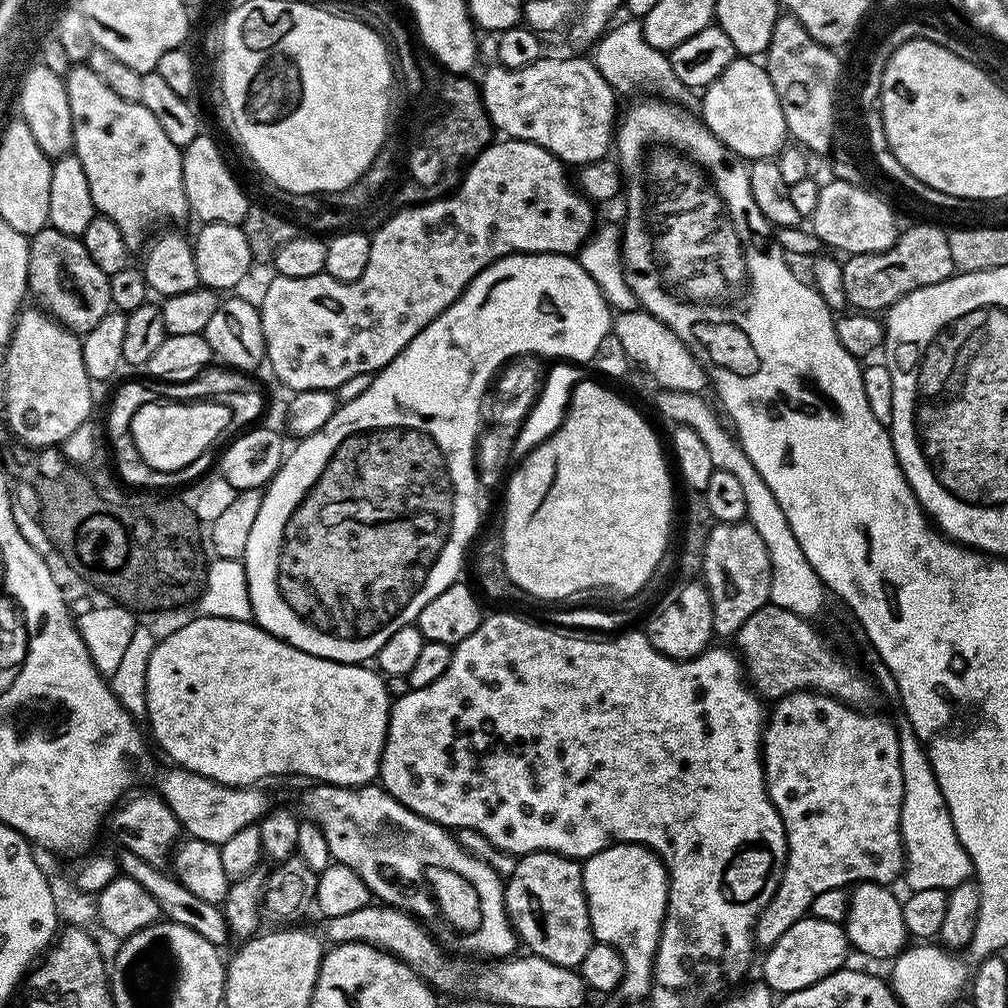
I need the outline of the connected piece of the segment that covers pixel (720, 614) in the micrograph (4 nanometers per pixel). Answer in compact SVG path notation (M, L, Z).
M747 522L738 524L716 524L708 535L704 551L702 583L708 589L714 622L712 631L717 637L735 637L736 631L754 614L754 610L769 603L770 554L766 554L766 542L762 542L762 534L754 530Z

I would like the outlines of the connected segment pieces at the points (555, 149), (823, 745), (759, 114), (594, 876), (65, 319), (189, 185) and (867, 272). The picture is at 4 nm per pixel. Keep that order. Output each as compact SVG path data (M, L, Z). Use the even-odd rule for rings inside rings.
M541 56L530 66L514 69L493 64L480 85L488 117L505 137L532 141L550 150L565 165L574 164L576 168L609 155L614 142L618 94L591 59Z
M791 692L789 696L782 696L771 705L770 715L764 725L764 739L762 741L762 759L764 761L764 786L768 790L770 802L778 810L782 818L782 826L786 830L786 842L788 843L788 857L784 863L784 873L780 879L778 890L774 898L760 911L756 917L754 940L761 949L767 950L772 944L778 942L778 938L794 926L796 922L807 917L812 911L814 898L825 890L835 888L847 889L861 882L866 884L891 885L891 880L900 880L906 867L904 859L904 842L900 838L900 815L902 814L902 798L904 787L902 786L902 762L900 761L900 733L897 725L883 720L880 716L871 716L871 711L851 708L832 696L826 696L819 692Z
M738 58L718 74L718 78L703 89L704 124L725 146L745 161L775 157L789 139L782 102L770 82L768 69L752 58Z
M611 844L606 850L587 857L584 870L584 893L588 899L593 937L601 944L617 948L624 959L624 977L619 995L628 1000L640 1000L652 991L652 964L656 961L656 947L660 941L660 925L668 909L668 872L655 852L642 844Z
M46 226L41 232L36 233L36 235L31 237L28 241L28 290L33 297L36 295L35 303L43 308L49 316L53 316L62 327L68 328L77 334L94 330L94 325L99 322L101 318L106 318L106 314L112 308L110 278L102 270L98 270L98 266L94 266L94 258L90 258L90 254L86 254L86 246L84 245L83 239L78 236L71 236L70 234L62 234L58 229L51 226Z
M207 134L194 138L182 149L182 182L186 186L186 198L193 217L197 216L204 224L243 225L250 207L250 201L244 197L238 181L232 177L220 148Z
M939 223L916 224L897 235L894 246L884 252L852 254L841 263L842 281L846 298L853 309L864 314L880 314L898 298L922 286L946 282L956 272L950 254L948 232ZM848 260L848 261L847 261ZM856 307L856 308L855 308Z

